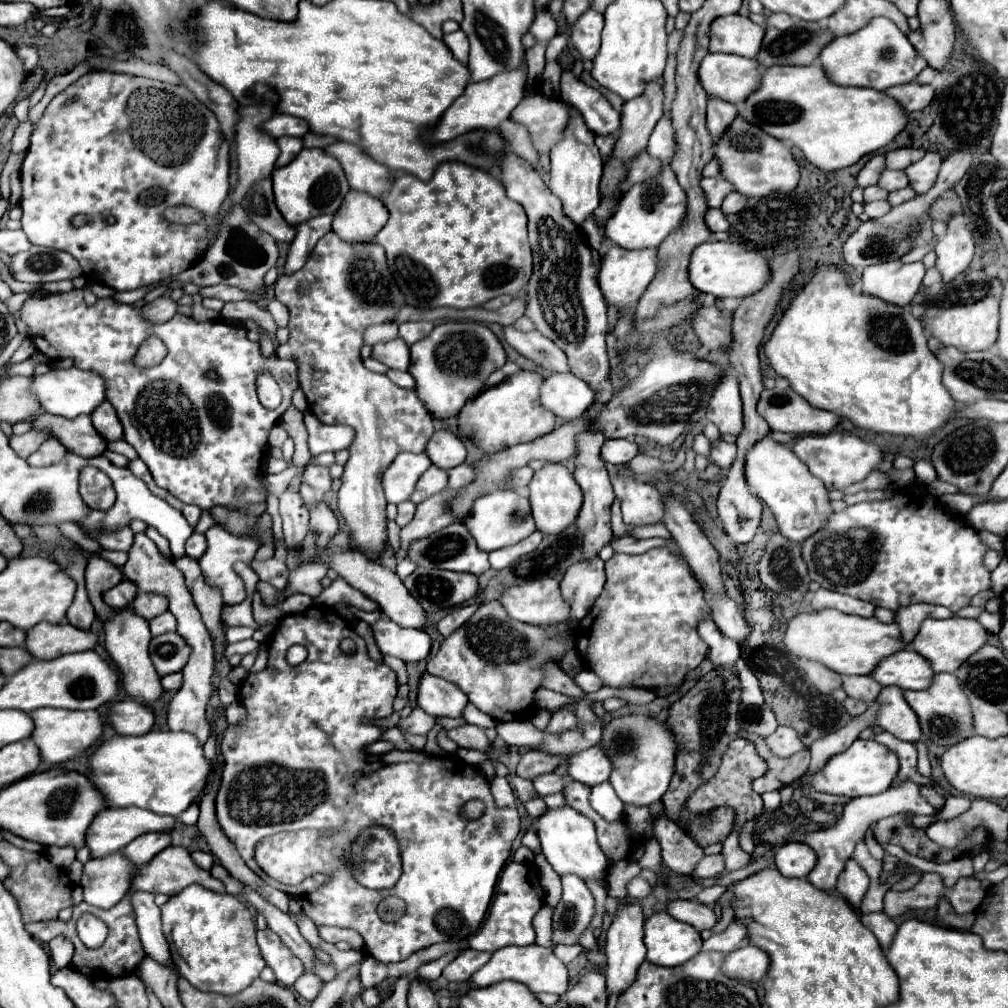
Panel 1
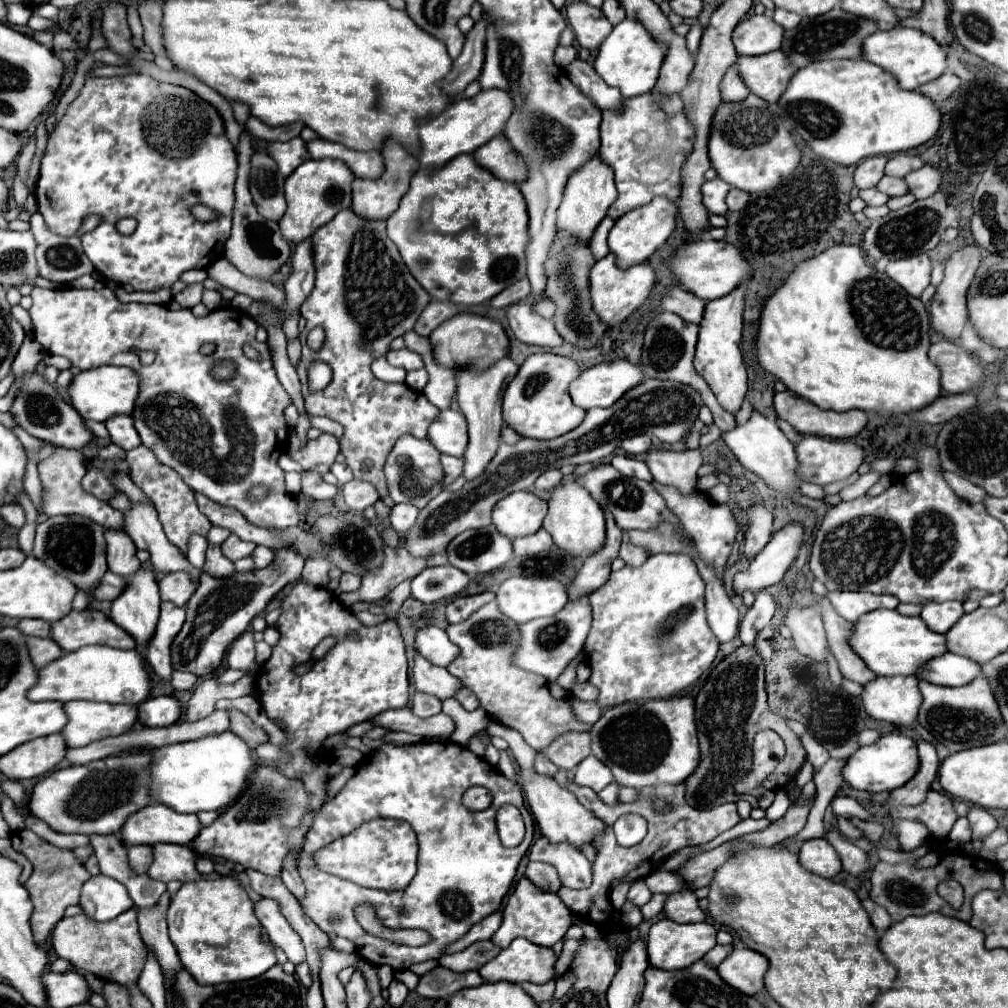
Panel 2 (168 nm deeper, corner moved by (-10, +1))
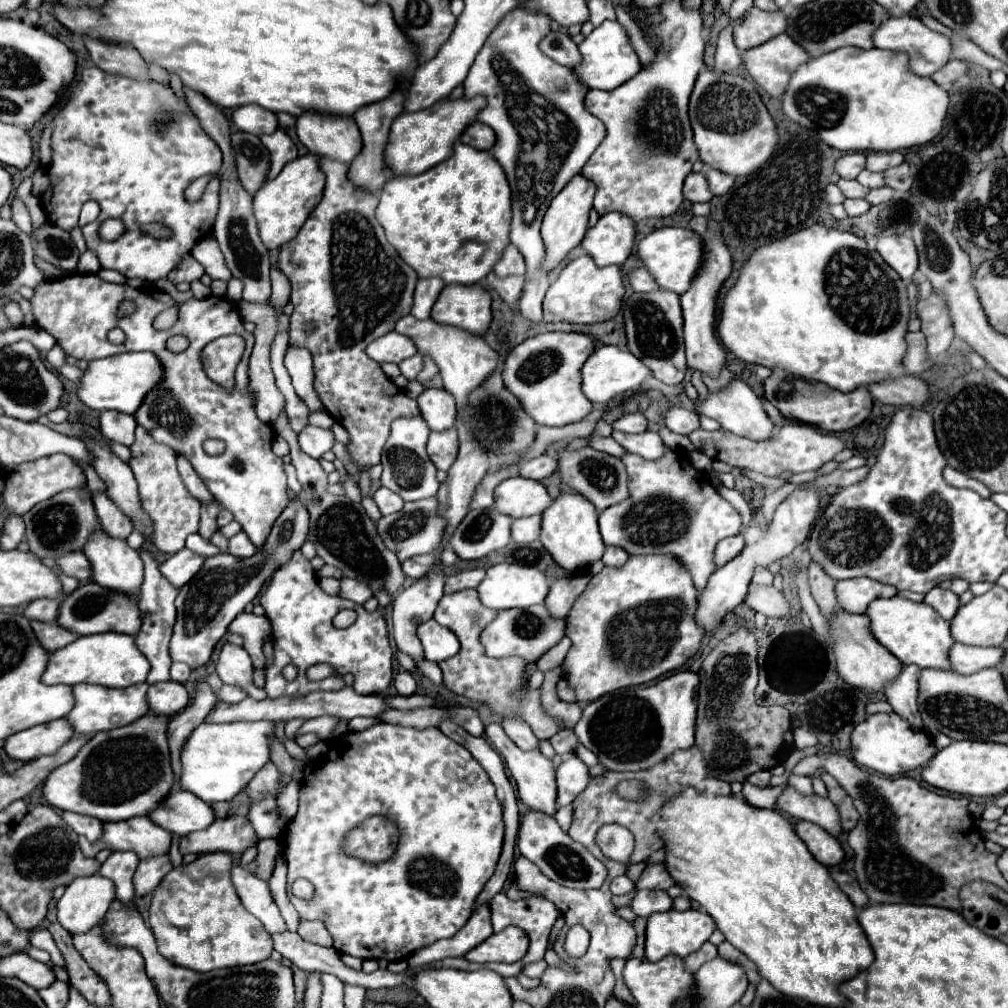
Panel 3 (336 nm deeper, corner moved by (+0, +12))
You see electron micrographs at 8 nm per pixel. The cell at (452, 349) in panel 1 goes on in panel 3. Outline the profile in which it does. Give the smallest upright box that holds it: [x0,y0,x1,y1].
[431,284,491,334]

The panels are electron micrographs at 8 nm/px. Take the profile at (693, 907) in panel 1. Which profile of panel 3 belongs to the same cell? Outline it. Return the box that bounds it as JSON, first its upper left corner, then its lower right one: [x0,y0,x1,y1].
[631,890,673,916]

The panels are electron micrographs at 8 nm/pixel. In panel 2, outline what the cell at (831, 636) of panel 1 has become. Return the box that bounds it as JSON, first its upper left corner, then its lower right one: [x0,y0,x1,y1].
[847,609,947,677]

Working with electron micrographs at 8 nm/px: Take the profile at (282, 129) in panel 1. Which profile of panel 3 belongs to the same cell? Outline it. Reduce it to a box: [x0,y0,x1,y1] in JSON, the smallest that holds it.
[231,104,279,136]

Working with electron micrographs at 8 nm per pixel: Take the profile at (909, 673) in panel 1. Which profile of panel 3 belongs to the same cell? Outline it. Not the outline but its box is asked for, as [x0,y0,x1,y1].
[949,644,1005,674]

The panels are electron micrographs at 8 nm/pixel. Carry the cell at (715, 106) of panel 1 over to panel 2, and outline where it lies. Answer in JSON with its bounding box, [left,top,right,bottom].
[719,67,749,103]

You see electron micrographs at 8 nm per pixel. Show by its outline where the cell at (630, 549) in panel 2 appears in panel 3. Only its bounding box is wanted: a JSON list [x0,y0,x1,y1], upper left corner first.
[603,546,629,568]

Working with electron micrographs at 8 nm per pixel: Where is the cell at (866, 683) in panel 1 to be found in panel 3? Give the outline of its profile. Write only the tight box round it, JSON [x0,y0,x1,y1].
[809,562,837,616]

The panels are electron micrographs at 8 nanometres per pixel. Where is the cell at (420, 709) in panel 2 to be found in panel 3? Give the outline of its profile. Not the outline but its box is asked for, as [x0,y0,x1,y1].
[393,672,417,696]

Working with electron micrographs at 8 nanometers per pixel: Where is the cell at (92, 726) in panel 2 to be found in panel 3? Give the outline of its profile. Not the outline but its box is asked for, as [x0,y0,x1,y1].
[67,682,149,734]

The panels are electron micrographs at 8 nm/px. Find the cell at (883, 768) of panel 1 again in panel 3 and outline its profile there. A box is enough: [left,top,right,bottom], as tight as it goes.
[851,712,937,776]

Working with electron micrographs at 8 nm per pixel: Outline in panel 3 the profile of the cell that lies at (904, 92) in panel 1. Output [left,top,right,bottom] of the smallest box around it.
[931,60,969,86]

